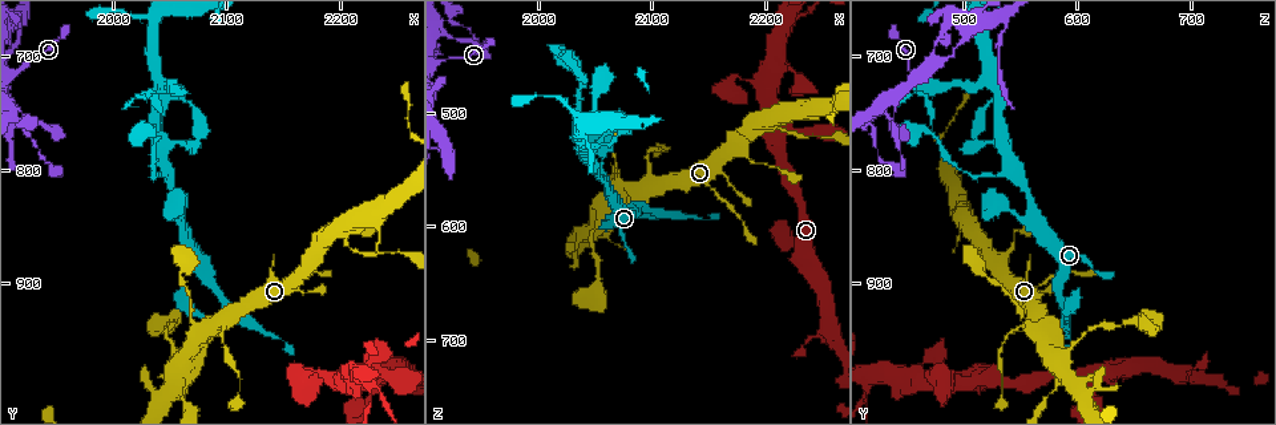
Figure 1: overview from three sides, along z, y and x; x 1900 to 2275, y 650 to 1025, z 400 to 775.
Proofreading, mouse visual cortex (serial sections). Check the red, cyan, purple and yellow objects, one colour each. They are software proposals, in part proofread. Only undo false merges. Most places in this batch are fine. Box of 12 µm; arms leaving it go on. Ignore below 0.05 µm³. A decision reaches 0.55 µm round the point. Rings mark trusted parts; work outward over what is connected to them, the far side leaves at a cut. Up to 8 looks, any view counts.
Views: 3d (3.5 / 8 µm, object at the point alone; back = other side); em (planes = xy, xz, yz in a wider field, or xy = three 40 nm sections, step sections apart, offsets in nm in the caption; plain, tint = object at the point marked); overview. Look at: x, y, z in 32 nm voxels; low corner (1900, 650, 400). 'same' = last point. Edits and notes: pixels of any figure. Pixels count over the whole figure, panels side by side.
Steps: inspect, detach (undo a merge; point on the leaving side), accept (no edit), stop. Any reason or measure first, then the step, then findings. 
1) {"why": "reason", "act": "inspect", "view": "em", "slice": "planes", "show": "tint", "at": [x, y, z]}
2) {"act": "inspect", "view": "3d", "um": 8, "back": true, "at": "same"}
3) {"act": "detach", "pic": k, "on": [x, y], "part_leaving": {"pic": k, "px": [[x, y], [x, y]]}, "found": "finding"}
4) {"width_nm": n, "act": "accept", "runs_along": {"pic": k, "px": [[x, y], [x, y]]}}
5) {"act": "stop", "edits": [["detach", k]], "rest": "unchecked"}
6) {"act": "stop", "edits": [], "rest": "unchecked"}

{"why": "abrupt turn", "act": "inspect", "view": "3d", "um": 3.5, "at": [2198, 852, 504]}

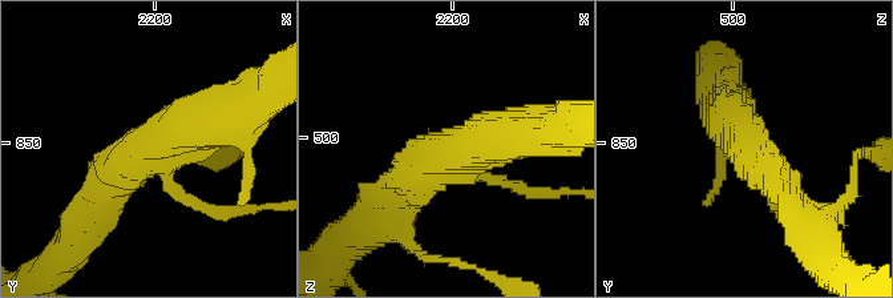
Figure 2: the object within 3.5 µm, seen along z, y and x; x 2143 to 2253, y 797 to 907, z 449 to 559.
{"why": "need the tissue", "act": "inspect", "view": "em", "slice": "xy", "step": 5, "show": "tint", "at": [2197, 852, 506]}

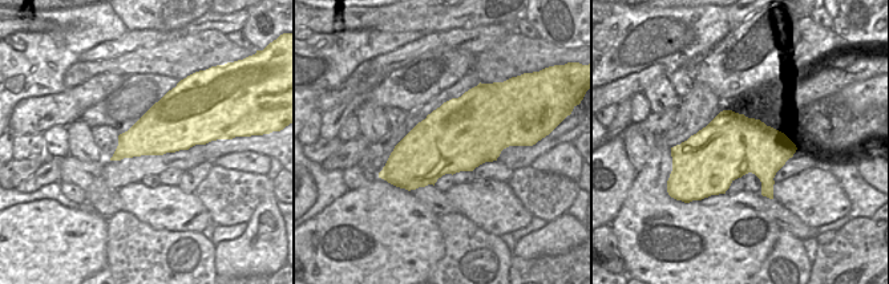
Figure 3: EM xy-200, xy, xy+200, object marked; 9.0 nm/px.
{"act": "accept", "runs_along": {"pic": 2, "px": [[95, 205], [144, 148], [225, 115]]}, "found": "one cell here"}

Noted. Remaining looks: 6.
{"why": "looks like a crossing", "act": "inspect", "view": "3d", "um": 3.5, "at": [2058, 962, 590]}

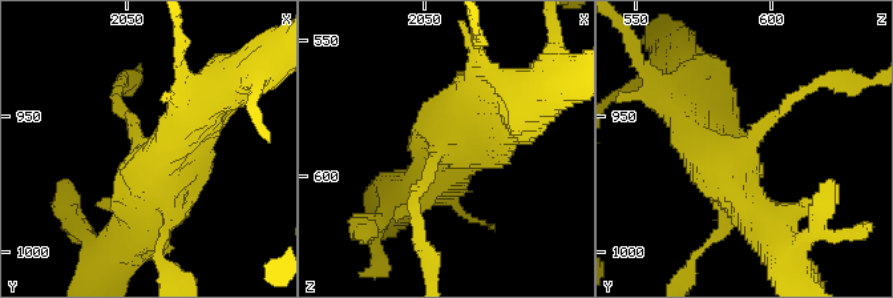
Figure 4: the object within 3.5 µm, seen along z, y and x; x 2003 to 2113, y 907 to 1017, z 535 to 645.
{"act": "inspect", "view": "em", "slice": "planes", "show": "tint", "at": [2056, 963, 590]}

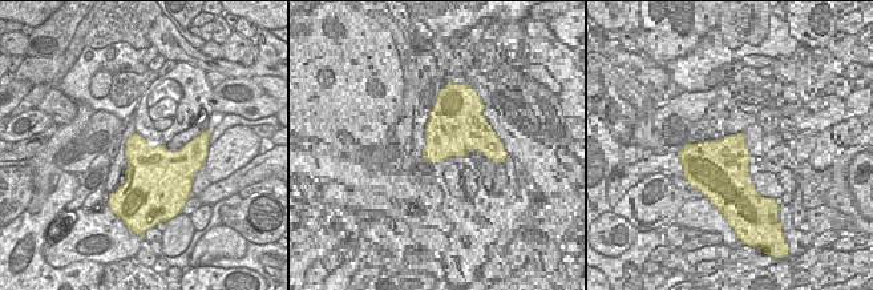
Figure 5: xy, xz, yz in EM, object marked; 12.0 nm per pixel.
{"width_nm": 550, "act": "accept", "runs_along": {"pic": 4, "px": [[685, 105], [776, 237]]}, "found": "all the same cell"}

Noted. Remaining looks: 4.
{"why": "a fork", "act": "inspect", "view": "3d", "um": 3.5, "at": [2038, 770, 474]}

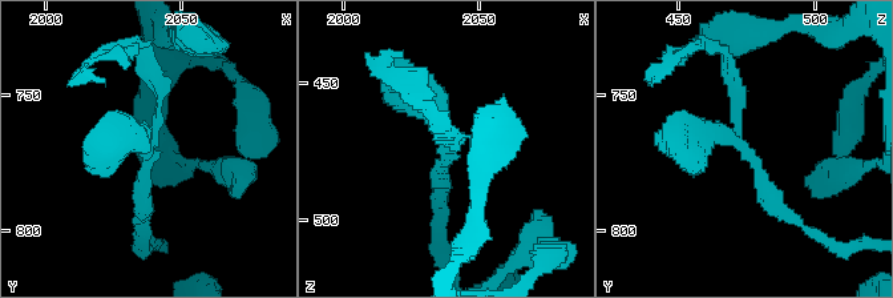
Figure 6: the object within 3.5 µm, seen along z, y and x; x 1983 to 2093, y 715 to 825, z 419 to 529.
{"arms": 3, "arm_widths_nm": [200, 200, 400], "act": "inspect", "view": "em", "slice": "xy", "step": 1, "show": "plain", "at": [2036, 768, 472]}

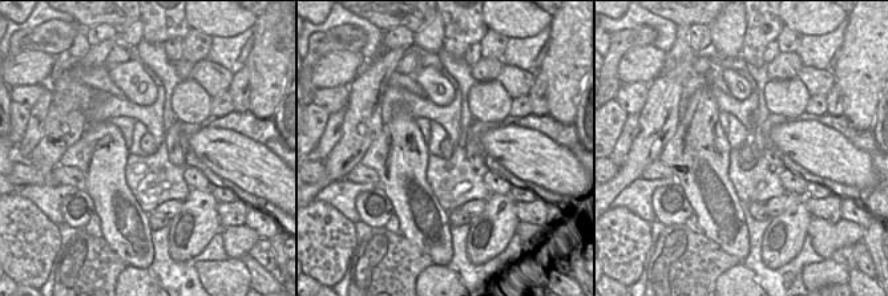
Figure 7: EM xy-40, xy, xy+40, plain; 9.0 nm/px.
{"why": "where the object lies", "act": "inspect", "view": "em", "slice": "xy", "step": 1, "show": "tint", "at": "same"}

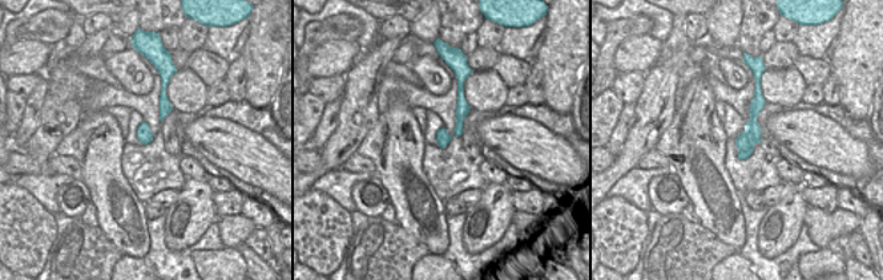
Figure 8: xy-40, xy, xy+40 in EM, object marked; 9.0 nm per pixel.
{"act": "accept", "runs_along": {"pic": 8, "px": [[758, 93], [753, 132], [741, 155]]}, "found": "continuous, no second cell"}

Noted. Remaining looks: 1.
{"act": "stop", "edits": [], "rest": "unchecked"}

